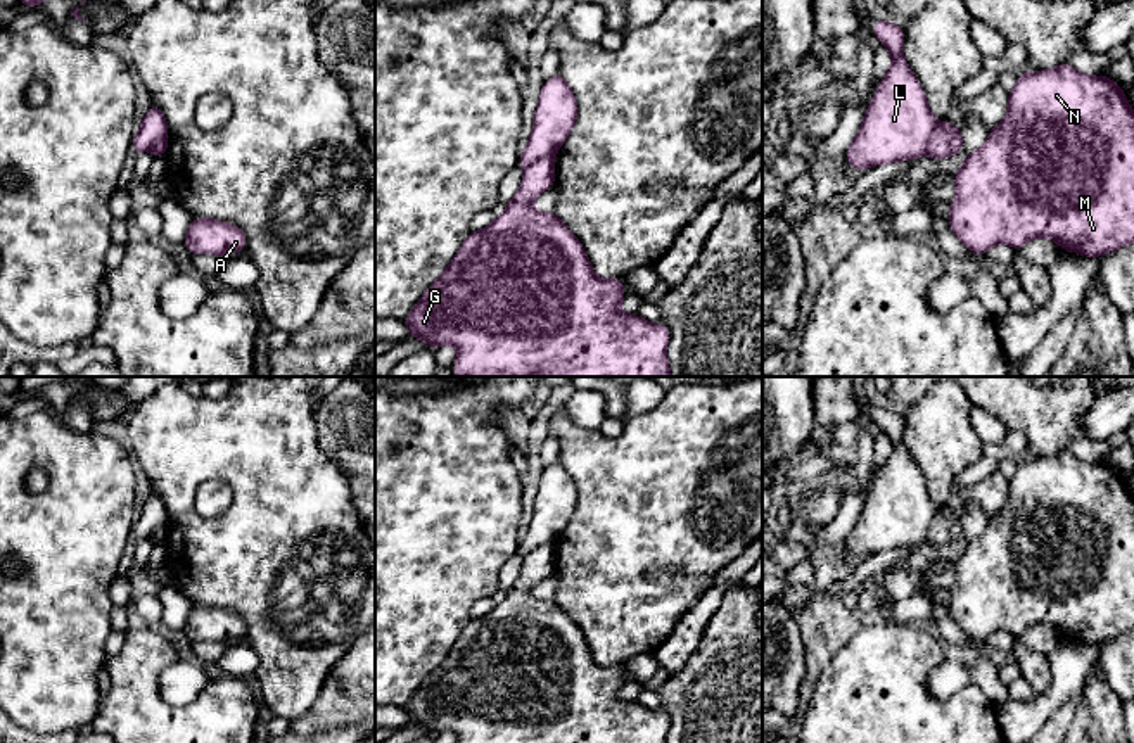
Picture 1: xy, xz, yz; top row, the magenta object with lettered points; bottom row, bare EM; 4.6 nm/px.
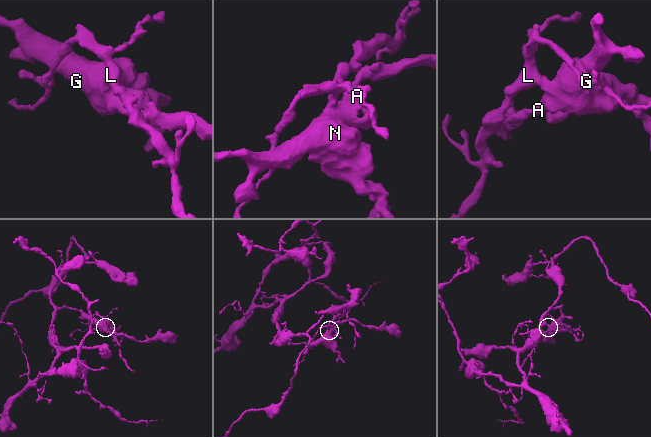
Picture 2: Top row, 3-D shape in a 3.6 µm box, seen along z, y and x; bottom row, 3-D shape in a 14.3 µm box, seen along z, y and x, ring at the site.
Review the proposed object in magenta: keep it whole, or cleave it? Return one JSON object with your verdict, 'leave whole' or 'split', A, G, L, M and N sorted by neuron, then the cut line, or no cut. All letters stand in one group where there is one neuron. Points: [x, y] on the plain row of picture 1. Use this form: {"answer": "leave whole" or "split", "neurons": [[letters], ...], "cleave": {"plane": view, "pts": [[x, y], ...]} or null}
{"answer": "split", "neurons": [["A", "G", "M", "N"], ["L"]], "cleave": {"plane": "xz", "pts": [[554, 541], [545, 541], [524, 555]]}}

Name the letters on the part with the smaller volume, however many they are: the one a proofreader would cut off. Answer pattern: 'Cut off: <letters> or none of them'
Cut off: L

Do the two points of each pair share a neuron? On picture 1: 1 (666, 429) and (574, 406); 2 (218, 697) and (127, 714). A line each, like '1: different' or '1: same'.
1: different
2: same

